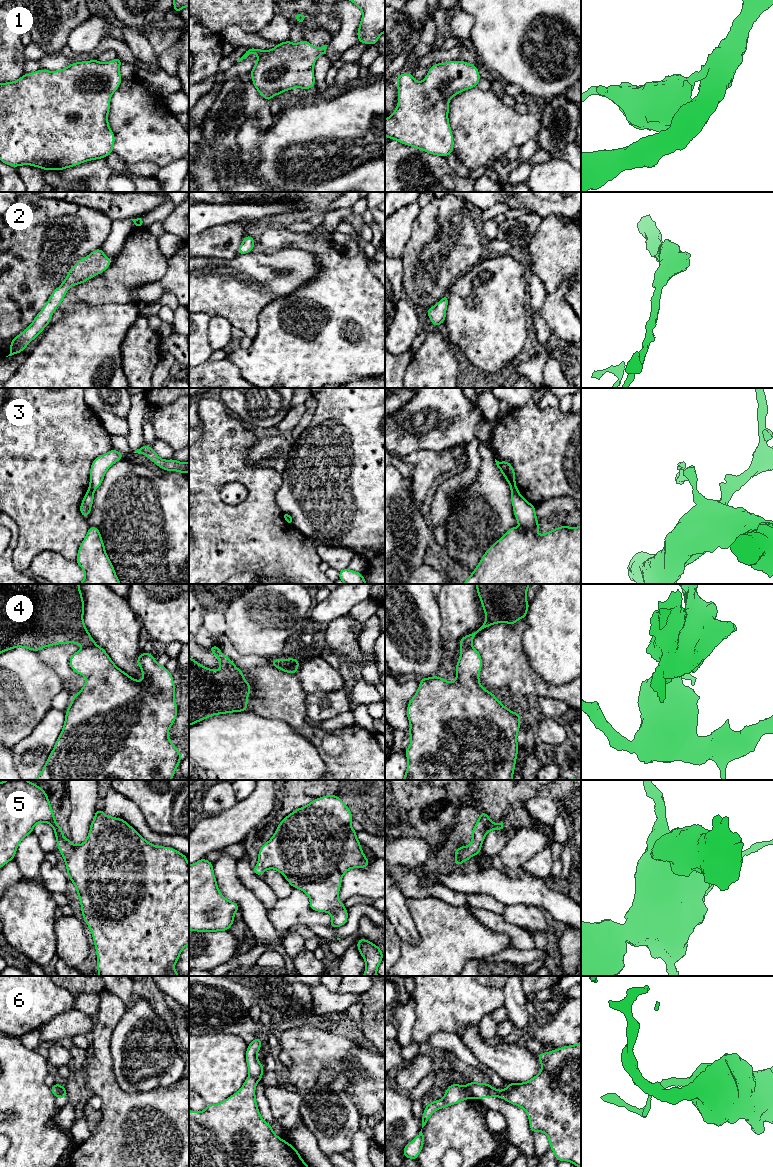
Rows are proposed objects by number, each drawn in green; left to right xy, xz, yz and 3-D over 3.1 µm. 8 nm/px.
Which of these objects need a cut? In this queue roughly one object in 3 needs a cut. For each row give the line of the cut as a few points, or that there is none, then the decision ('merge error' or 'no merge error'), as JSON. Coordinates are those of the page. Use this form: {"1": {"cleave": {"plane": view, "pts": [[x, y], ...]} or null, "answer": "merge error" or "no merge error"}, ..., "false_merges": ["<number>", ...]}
{"1": {"cleave": null, "answer": "no merge error"}, "2": {"cleave": null, "answer": "no merge error"}, "3": {"cleave": {"plane": "yz", "pts": [[517, 490], [511, 491]]}, "answer": "merge error"}, "4": {"cleave": {"plane": "yz", "pts": [[471, 645], [460, 649]]}, "answer": "merge error"}, "5": {"cleave": null, "answer": "no merge error"}, "6": {"cleave": {"plane": "yz", "pts": [[486, 1084], [487, 1091], [492, 1096]]}, "answer": "merge error"}, "false_merges": ["3", "4", "6"]}

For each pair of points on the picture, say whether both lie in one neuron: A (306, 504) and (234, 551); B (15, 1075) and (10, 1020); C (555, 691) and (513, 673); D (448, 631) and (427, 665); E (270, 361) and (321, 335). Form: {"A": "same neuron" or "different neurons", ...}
{"A": "different neurons", "B": "different neurons", "C": "same neuron", "D": "different neurons", "E": "same neuron"}

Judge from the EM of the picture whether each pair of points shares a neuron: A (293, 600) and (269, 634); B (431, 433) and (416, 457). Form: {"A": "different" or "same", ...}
{"A": "same", "B": "different"}

